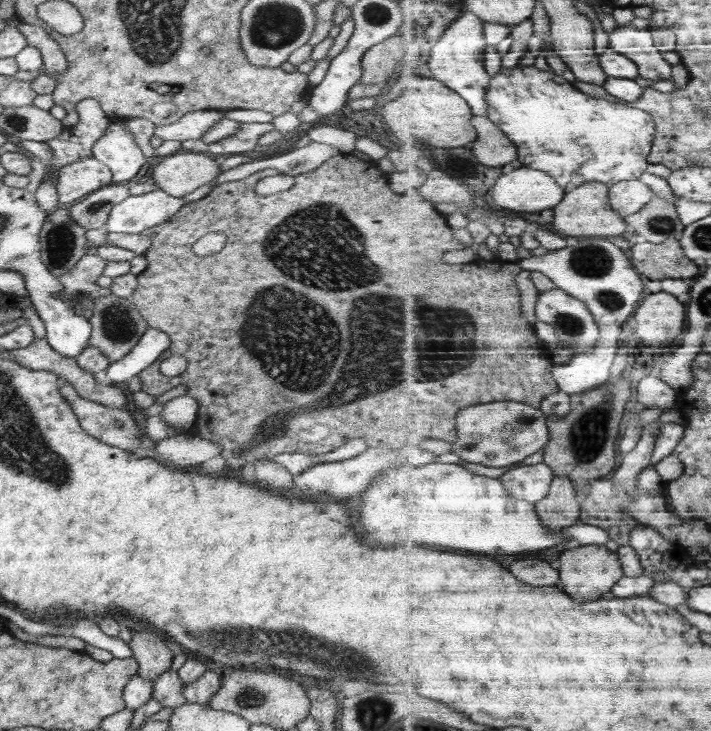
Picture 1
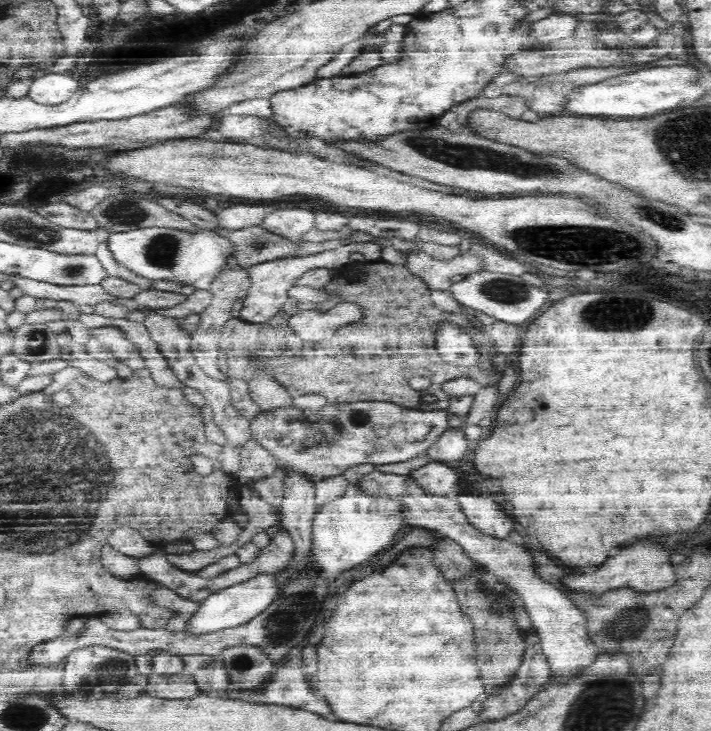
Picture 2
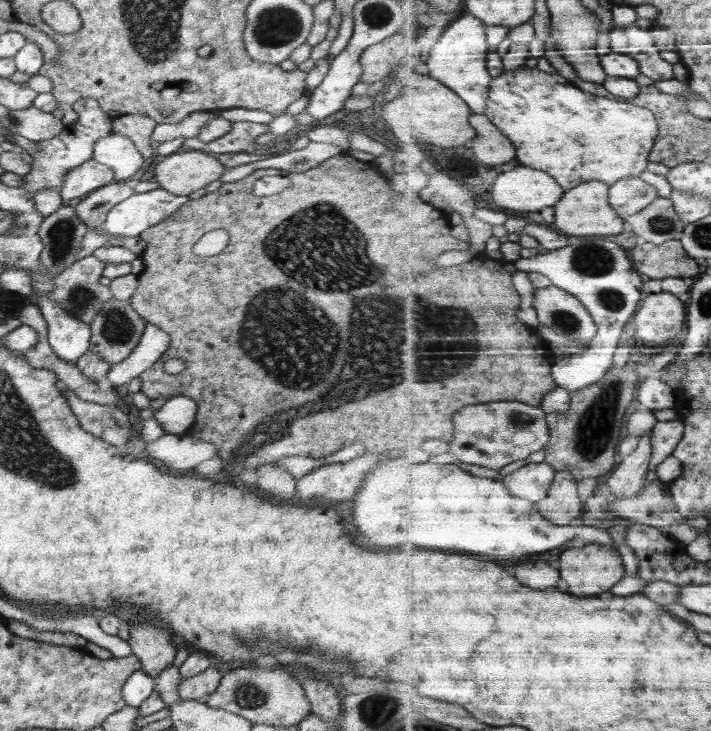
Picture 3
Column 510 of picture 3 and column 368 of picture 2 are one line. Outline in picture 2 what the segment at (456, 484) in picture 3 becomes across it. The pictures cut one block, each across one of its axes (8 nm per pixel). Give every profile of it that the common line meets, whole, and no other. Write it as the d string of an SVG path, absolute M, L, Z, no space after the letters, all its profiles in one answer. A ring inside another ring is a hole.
M359 483L349 484L340 498L318 509L315 516L313 555L325 577L331 580L337 573L353 568L382 550L389 550L396 532L405 524L405 516L403 502L399 498L372 494Z

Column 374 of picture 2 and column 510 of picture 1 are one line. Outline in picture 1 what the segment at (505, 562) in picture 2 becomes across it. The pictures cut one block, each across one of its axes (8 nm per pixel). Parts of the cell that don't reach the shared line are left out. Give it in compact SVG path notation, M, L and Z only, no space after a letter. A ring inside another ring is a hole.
M543 462L512 469L501 479L514 498L537 504L549 496L556 477L557 473L553 467Z

